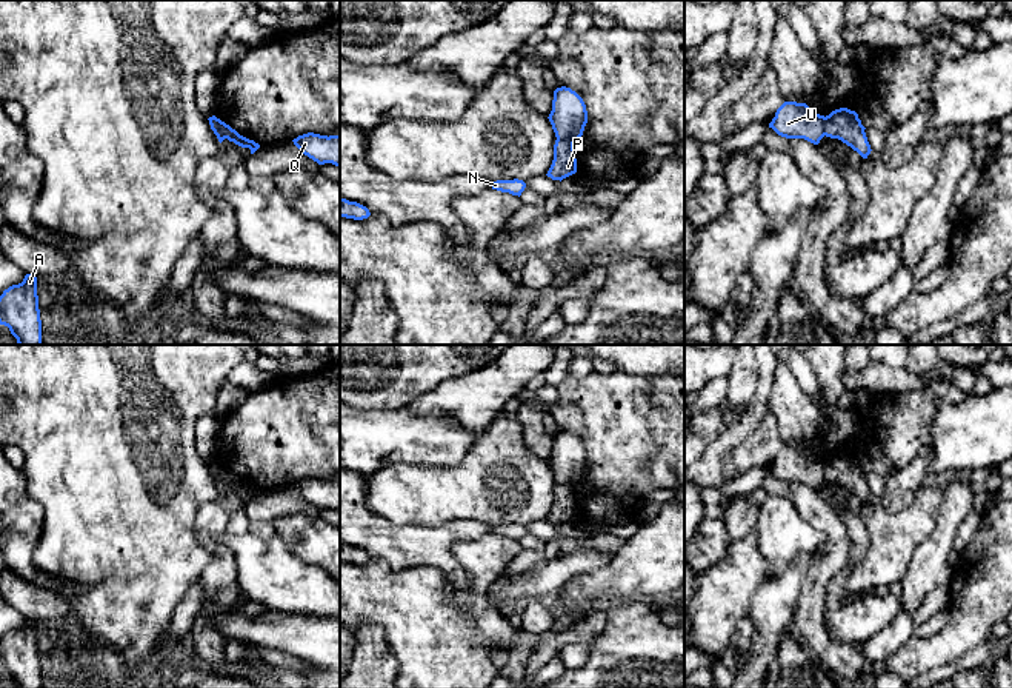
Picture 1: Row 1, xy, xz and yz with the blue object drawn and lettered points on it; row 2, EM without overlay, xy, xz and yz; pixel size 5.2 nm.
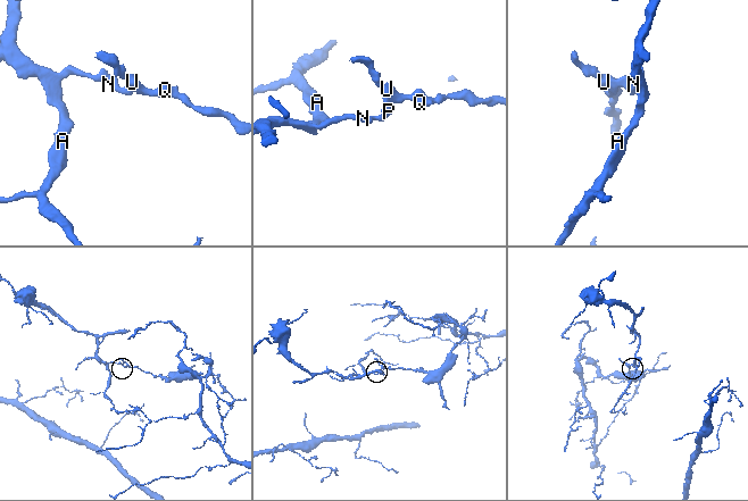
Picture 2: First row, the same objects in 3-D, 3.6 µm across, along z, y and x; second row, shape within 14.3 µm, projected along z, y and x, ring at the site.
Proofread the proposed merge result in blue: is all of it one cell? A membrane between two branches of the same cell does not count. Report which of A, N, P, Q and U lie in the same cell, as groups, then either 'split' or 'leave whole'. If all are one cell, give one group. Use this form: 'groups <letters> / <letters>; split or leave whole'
groups A N P / Q U; split

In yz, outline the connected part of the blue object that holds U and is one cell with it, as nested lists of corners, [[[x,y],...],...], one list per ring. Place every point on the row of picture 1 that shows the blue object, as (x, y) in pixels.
[[[784,102],[769,123],[778,135],[804,139],[818,145],[824,134],[824,115],[814,112],[806,103]]]

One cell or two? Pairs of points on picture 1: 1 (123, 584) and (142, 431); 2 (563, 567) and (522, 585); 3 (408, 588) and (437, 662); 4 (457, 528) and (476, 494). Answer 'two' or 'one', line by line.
1: one
2: one
3: one
4: two

